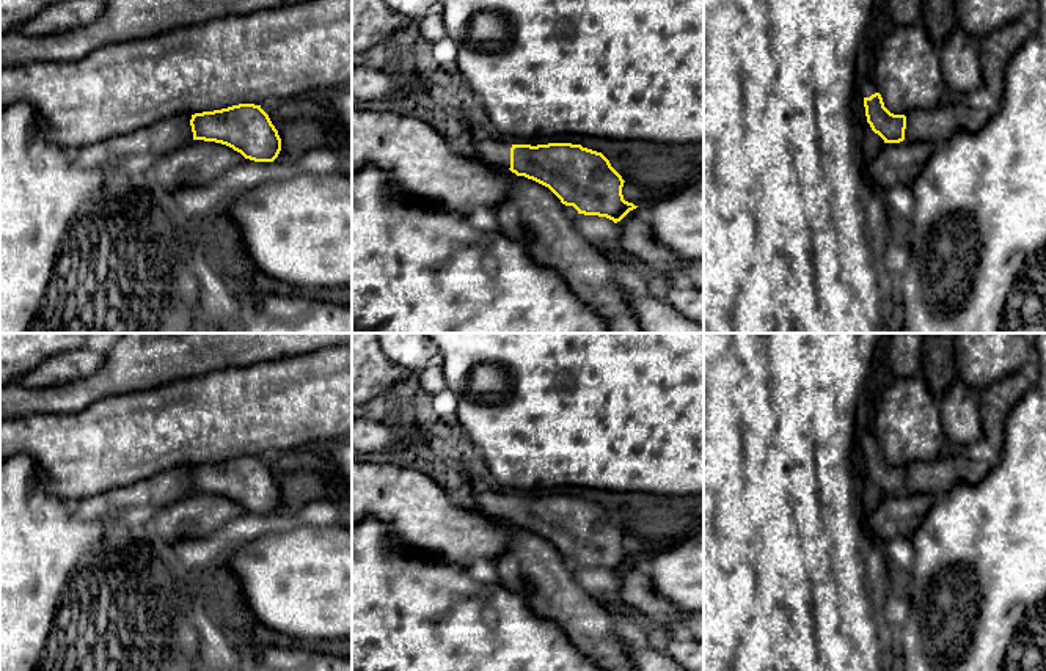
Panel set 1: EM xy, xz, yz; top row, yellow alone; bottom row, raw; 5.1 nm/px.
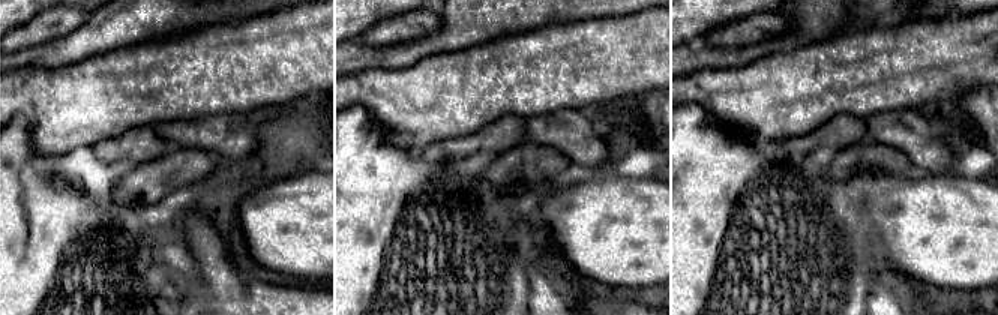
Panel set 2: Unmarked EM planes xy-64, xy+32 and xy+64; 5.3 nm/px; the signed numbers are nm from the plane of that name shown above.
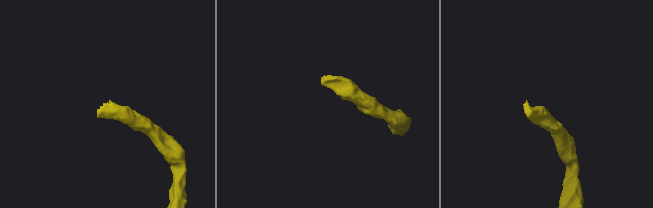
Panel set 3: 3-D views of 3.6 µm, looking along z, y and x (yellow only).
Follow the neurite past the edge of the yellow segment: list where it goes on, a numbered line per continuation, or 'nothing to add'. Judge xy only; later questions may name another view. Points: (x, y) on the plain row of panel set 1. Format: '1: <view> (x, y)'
nothing to add

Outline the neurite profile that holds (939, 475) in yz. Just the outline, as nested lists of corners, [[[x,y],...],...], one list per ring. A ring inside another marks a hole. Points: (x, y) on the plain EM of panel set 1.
[[[966,456],[936,457],[930,462],[913,462],[906,468],[905,492],[941,497],[958,482],[978,482],[993,464],[971,460]]]

